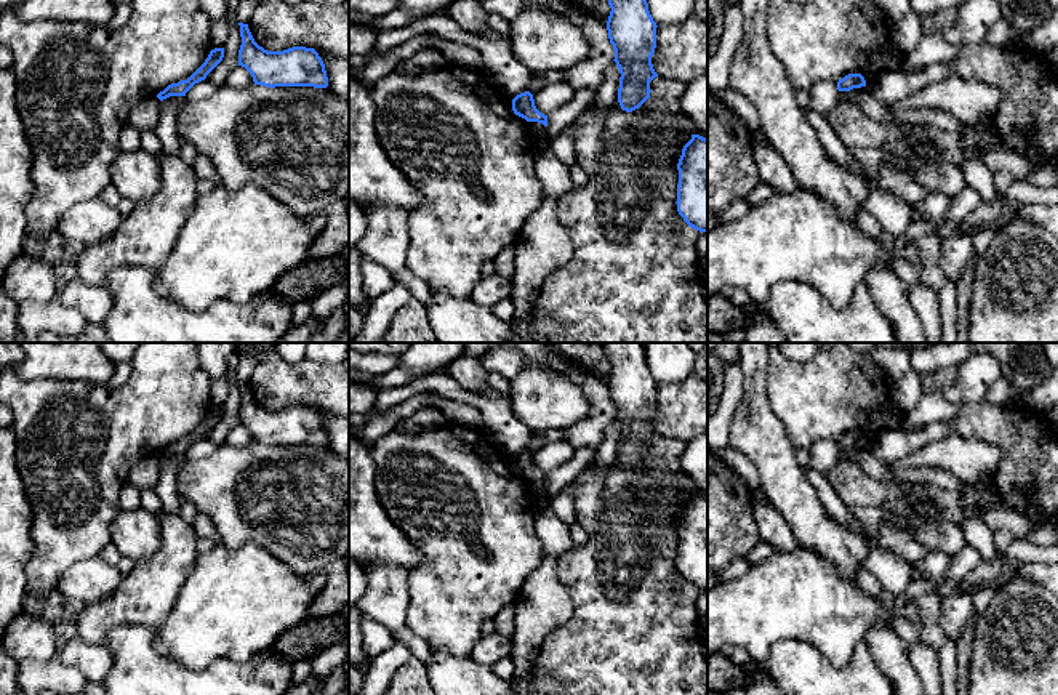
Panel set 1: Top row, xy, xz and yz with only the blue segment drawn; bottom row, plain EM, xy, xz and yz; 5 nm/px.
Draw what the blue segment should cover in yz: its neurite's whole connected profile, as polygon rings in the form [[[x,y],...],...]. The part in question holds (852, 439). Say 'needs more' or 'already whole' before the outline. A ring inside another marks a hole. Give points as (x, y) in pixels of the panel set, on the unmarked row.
already whole | [[[848,432],[837,440],[839,450],[850,450],[853,447],[866,445],[866,439],[861,432]]]

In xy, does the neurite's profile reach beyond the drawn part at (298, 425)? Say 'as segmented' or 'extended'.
as segmented

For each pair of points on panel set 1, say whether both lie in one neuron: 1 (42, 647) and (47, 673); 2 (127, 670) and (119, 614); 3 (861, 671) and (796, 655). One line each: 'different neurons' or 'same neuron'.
1: different neurons
2: different neurons
3: same neuron

